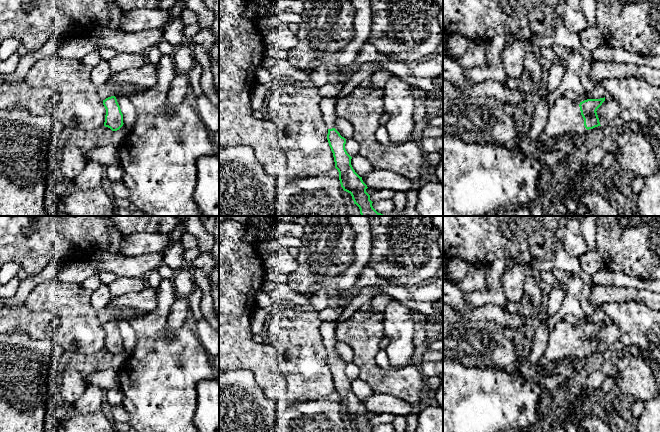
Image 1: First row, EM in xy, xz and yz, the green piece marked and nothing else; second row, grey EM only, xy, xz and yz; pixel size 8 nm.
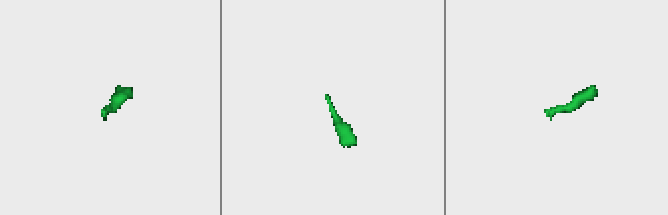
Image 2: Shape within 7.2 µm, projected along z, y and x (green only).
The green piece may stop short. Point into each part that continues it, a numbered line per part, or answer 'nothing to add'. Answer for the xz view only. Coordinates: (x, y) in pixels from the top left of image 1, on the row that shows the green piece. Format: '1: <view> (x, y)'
1: xz (327, 106)

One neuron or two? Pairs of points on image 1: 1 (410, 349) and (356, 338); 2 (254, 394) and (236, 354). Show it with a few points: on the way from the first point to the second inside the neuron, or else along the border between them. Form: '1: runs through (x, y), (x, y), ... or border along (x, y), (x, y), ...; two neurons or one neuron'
1: border along (382, 313), (385, 336); two neurons
2: border along (229, 369), (249, 369), (259, 386); two neurons

